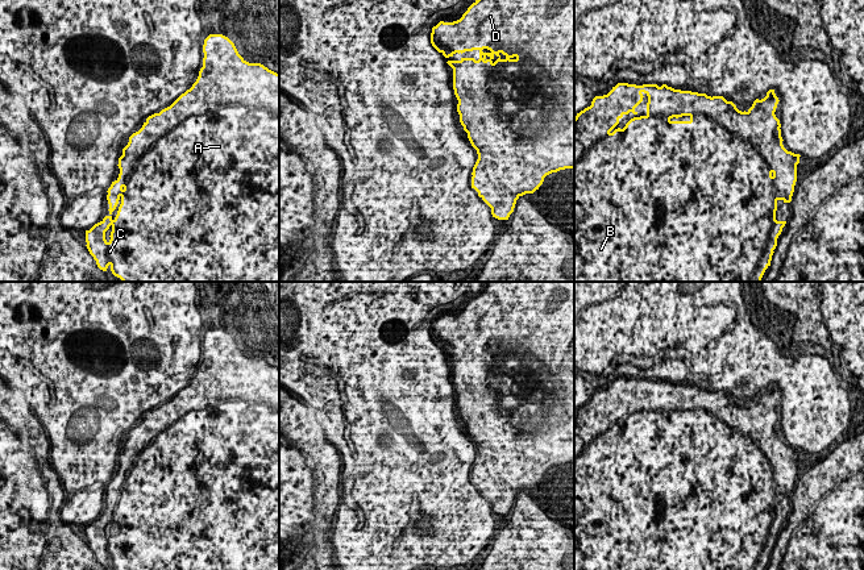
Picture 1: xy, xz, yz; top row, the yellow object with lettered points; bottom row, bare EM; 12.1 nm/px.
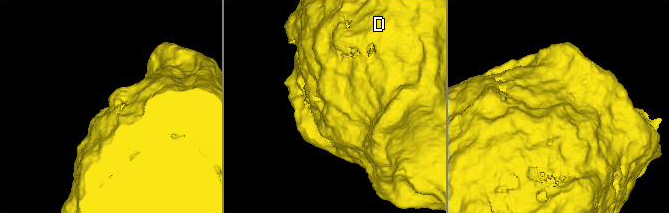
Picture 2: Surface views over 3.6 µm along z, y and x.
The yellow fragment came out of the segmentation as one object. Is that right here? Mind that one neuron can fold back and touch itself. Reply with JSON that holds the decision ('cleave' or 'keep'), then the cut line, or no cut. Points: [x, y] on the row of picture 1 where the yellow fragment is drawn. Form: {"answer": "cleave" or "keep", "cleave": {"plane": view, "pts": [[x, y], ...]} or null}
{"answer": "keep", "cleave": null}

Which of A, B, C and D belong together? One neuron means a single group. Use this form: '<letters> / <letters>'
A B C D

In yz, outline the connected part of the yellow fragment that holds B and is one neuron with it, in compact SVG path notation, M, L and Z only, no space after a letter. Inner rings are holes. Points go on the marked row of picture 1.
M618 83L607 95L595 96L591 105L574 117L574 282L761 282L786 224L776 220L777 201L792 201L801 157L782 145L781 124L774 115L778 101L774 90L769 90L764 99L756 99L747 112L742 112L723 96L711 97L666 84L628 83ZM644 93L648 96L647 115L637 117L635 108ZM630 112L635 117L623 129L616 129L619 120Z

